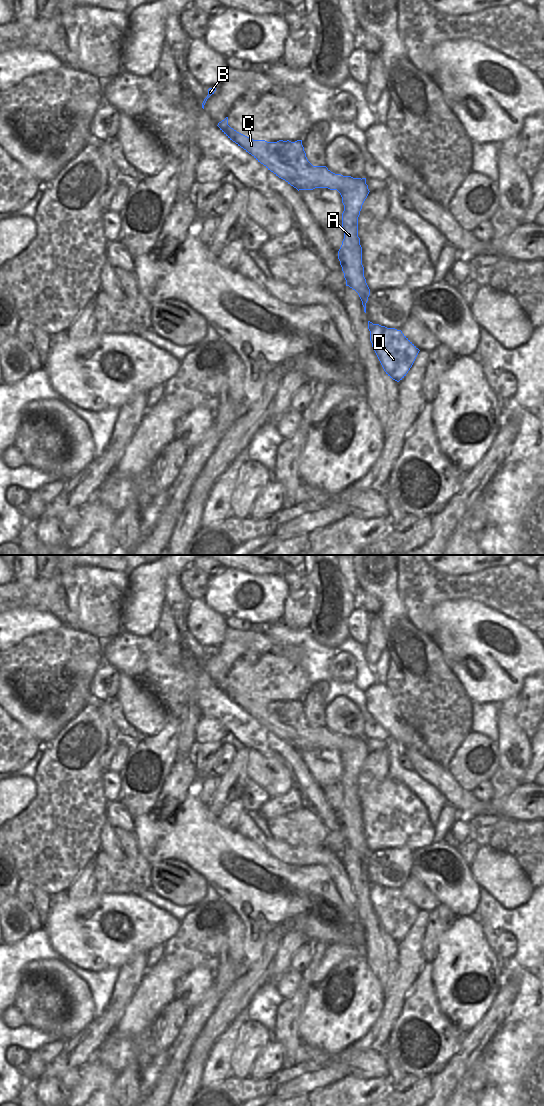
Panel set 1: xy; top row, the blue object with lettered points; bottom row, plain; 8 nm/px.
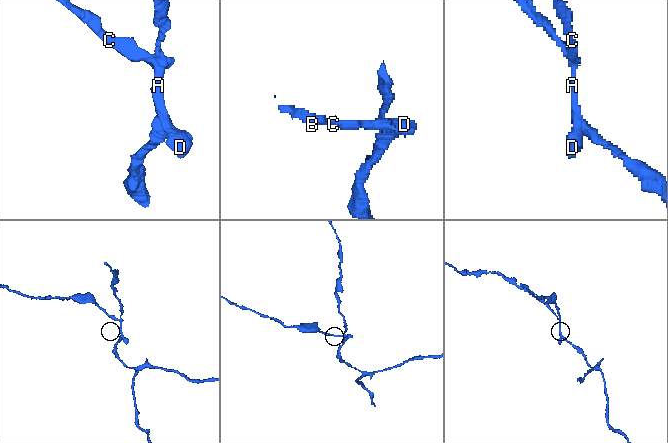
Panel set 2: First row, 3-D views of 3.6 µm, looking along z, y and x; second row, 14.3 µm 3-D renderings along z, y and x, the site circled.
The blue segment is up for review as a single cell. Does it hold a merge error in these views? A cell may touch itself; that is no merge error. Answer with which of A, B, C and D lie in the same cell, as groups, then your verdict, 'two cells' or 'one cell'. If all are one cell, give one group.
A D / B C | two cells

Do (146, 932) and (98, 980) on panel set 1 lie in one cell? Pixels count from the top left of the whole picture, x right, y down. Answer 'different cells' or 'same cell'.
different cells

